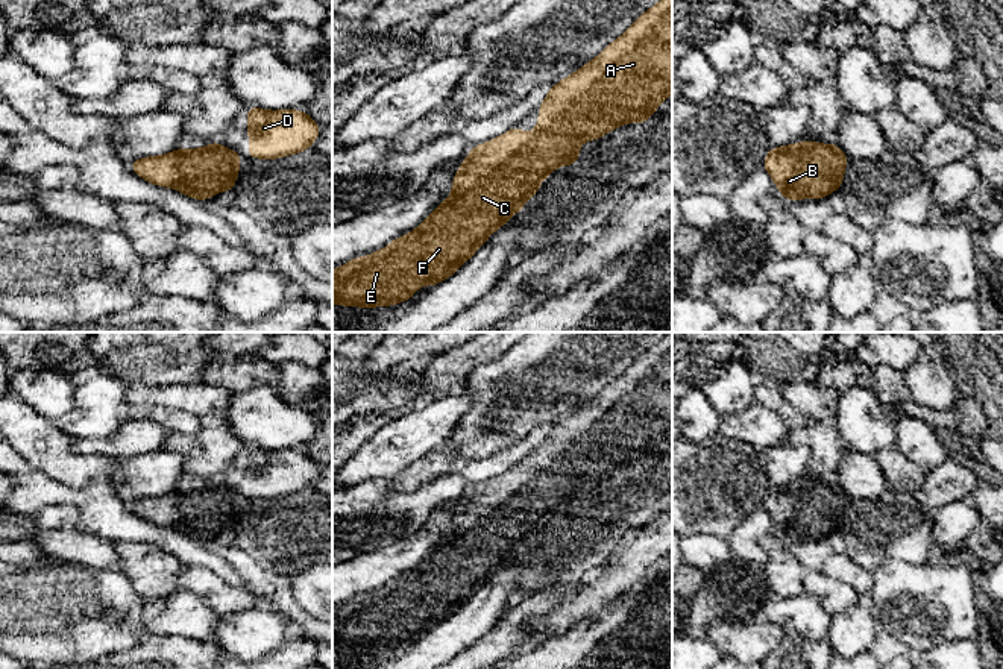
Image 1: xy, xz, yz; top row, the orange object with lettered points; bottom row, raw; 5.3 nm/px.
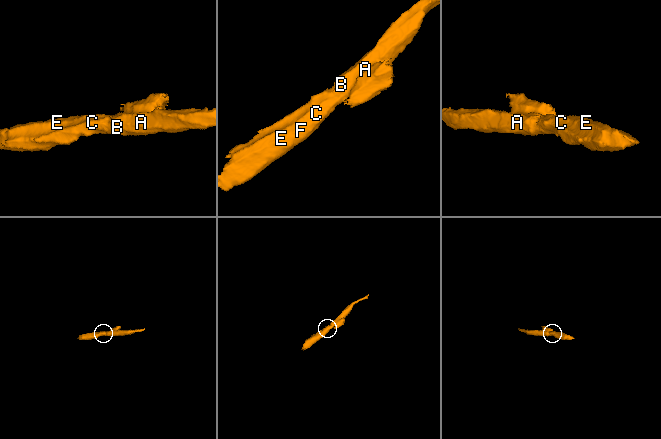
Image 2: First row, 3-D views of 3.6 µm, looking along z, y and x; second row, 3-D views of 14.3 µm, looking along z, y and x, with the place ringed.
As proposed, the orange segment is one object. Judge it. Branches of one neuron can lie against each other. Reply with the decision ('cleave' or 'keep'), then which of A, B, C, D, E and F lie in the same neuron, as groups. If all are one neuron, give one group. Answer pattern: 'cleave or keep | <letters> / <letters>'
keep | A B C D E F

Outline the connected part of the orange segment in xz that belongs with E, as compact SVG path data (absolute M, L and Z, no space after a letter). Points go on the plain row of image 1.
M668 332L656 346L642 353L619 378L605 387L605 390L595 396L590 402L583 405L580 410L564 417L552 428L549 428L543 443L539 446L539 463L533 464L531 475L520 470L519 464L505 472L504 475L493 478L484 484L478 484L470 488L467 498L461 502L458 511L452 519L452 532L445 539L434 552L431 552L413 572L395 578L387 587L376 590L375 593L363 598L357 596L344 605L332 610L332 645L340 643L343 646L391 646L399 642L410 640L416 630L422 625L437 625L454 614L473 593L486 583L486 579L501 566L504 566L519 549L522 549L530 537L533 537L540 522L552 513L558 505L575 505L578 502L578 492L581 482L587 479L598 479L608 473L610 469L619 469L624 463L646 463L656 449L672 434L672 332Z

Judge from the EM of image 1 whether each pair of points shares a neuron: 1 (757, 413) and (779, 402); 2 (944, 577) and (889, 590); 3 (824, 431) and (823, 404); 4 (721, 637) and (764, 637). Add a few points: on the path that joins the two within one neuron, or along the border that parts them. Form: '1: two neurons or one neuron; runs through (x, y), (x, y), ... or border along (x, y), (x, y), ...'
1: two neurons; border along (756, 401), (771, 408), (789, 427)
2: one neuron; runs through (930, 589), (903, 589)
3: two neurons; border along (814, 419), (832, 422)
4: one neuron; runs through (732, 637), (753, 637)

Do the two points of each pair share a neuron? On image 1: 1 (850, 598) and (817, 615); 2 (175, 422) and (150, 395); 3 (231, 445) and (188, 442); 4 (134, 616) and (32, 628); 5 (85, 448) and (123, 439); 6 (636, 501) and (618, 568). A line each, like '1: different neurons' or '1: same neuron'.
1: different neurons
2: different neurons
3: same neuron
4: same neuron
5: same neuron
6: different neurons

